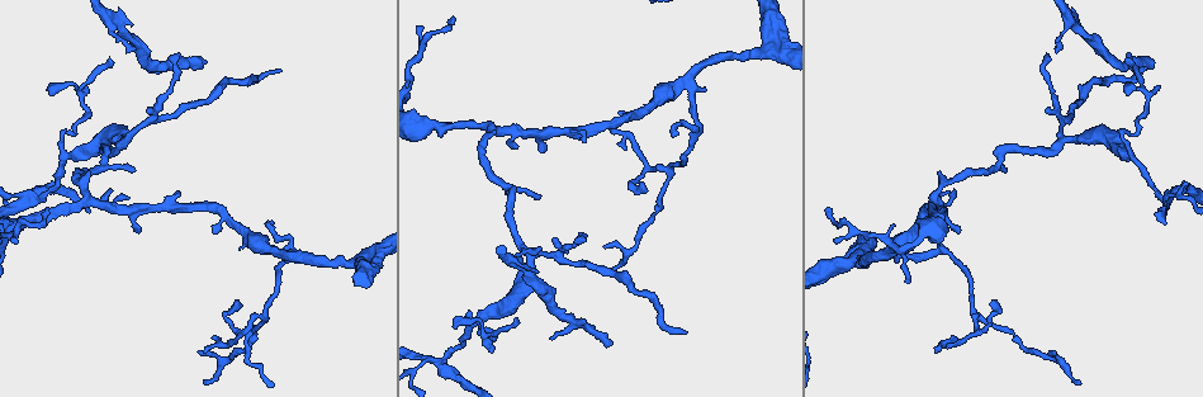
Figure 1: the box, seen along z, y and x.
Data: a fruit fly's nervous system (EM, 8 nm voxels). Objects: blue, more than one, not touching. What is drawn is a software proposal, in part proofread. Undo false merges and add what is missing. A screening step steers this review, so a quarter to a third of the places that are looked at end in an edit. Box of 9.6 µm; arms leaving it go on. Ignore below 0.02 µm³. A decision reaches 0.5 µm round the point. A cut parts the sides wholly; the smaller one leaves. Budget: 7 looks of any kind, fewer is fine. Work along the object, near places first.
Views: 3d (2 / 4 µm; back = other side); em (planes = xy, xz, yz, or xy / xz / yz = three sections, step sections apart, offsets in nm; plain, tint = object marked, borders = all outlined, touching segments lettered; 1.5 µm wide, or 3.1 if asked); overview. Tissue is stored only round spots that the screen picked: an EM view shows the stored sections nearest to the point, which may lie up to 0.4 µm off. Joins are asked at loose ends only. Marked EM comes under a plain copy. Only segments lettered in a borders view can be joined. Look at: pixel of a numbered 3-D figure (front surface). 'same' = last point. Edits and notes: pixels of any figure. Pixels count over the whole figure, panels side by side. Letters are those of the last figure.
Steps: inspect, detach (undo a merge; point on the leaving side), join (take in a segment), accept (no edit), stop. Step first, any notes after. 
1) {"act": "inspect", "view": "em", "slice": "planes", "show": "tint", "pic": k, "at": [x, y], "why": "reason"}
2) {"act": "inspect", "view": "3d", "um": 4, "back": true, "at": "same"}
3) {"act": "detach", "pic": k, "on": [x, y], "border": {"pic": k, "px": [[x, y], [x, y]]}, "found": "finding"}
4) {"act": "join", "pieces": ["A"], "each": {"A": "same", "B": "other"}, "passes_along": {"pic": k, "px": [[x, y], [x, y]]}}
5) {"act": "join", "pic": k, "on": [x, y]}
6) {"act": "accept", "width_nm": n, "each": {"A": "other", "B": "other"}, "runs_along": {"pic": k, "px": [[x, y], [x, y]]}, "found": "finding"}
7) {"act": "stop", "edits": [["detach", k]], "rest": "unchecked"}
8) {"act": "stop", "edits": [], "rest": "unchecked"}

{"act": "inspect", "view": "em", "slice": "planes", "show": "borders", "pic": 1, "at": [134, 170], "why": "branch stops here"}

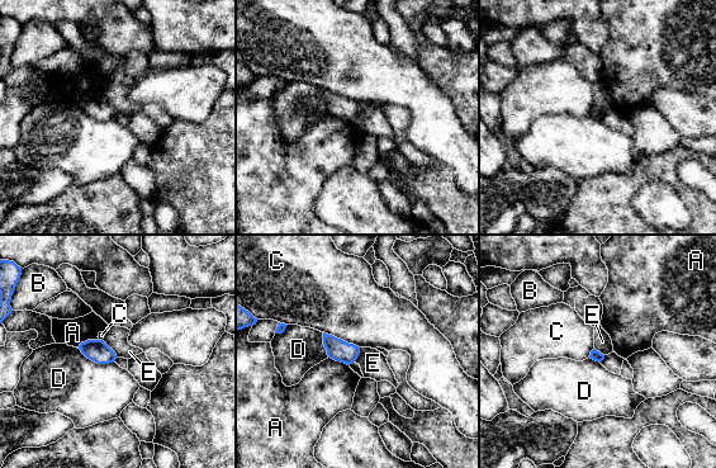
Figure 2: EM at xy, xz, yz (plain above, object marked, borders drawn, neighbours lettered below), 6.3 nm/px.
{"act": "accept", "each": {"A": "other", "B": "other", "C": "other", "D": "other", "E": "other"}, "border": {"pic": 2, "px": [[102, 340], [117, 357]]}, "found": "no lettered segment goes on from it"}

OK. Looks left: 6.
{"act": "inspect", "view": "em", "slice": "planes", "show": "tint", "pic": 1, "at": [444, 358], "why": "looks like a crossing"}

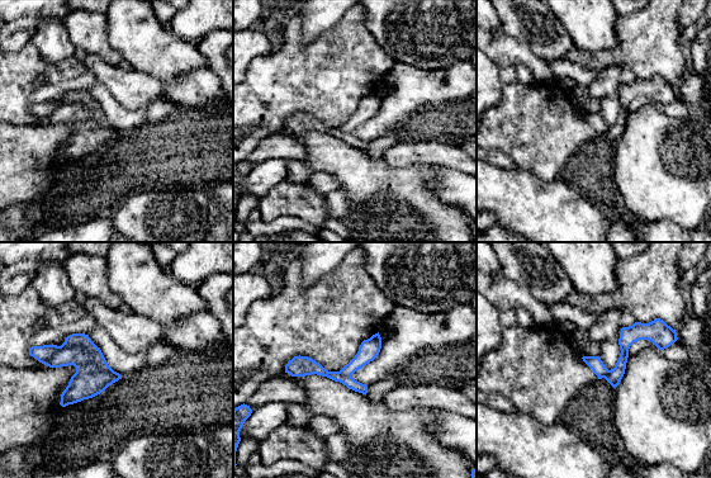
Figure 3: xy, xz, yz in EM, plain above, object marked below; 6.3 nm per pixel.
{"act": "inspect", "view": "em", "slice": "planes", "show": "borders", "at": "same"}

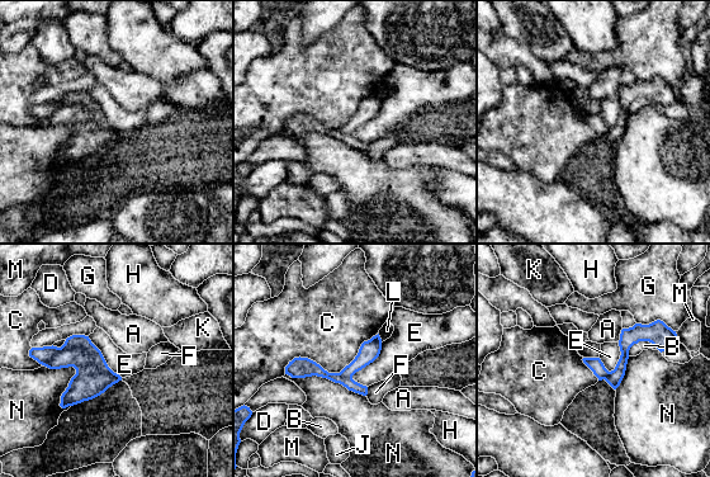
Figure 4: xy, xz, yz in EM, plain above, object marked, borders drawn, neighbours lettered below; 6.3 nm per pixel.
{"act": "detach", "pic": 4, "on": [90, 381], "width_nm": 100, "each": {"A": "other", "B": "other", "C": "other", "D": "other", "E": "other", "F": "other", "G": "other", "H": "other", "J": "other", "K": "other", "L": "other", "M": "other", "N": "other"}, "border": {"pic": 4, "px": [[43, 364], [84, 349], [109, 369]]}, "found": "two neurons meet here"}

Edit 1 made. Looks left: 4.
{"act": "inspect", "view": "em", "slice": "planes", "show": "borders", "pic": 1, "at": [1152, 66], "why": "an open end"}

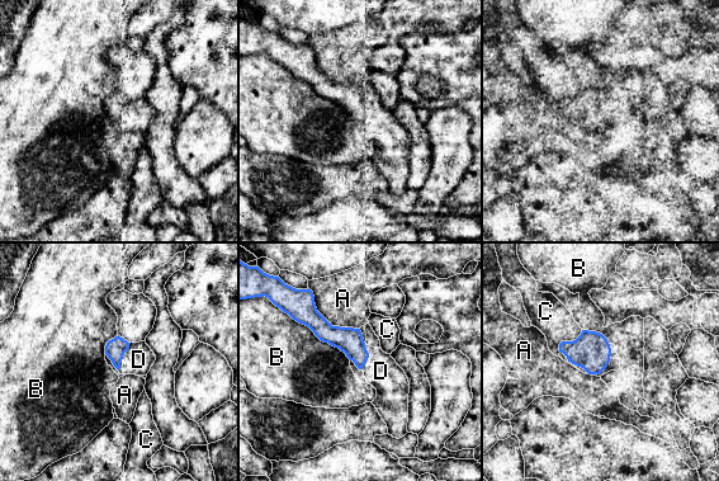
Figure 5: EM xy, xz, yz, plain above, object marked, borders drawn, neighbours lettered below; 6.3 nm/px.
{"act": "join", "pieces": ["D"], "each": {"A": "other", "B": "other", "C": "other", "D": "same"}, "found": "it goes on there"}

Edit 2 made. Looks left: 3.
{"act": "stop", "edits": [["detach", 4], ["join", 5]], "rest": "unchecked"}

